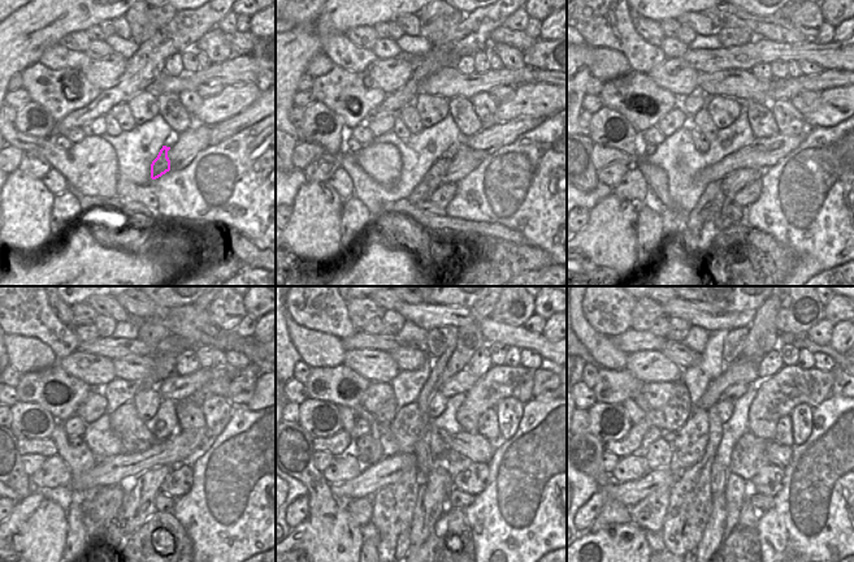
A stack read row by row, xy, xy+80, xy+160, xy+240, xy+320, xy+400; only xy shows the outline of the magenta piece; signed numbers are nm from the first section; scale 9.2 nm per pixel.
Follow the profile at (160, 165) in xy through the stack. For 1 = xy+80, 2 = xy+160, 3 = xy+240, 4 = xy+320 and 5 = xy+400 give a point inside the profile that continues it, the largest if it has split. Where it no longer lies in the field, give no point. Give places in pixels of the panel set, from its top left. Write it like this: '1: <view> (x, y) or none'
1: xy+80 (433, 178)
2: xy+160 (709, 207)
3: xy+240 (115, 535)
4: xy+320 (403, 543)
5: xy+400 (693, 550)

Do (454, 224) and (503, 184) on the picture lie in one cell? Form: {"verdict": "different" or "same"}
{"verdict": "different"}

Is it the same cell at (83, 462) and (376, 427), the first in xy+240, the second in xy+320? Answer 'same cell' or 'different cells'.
same cell

